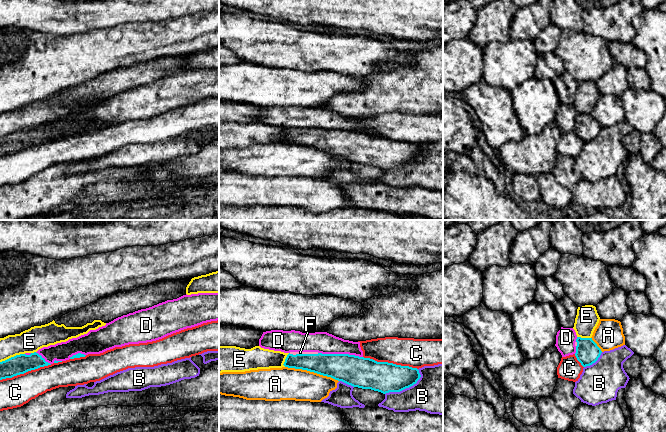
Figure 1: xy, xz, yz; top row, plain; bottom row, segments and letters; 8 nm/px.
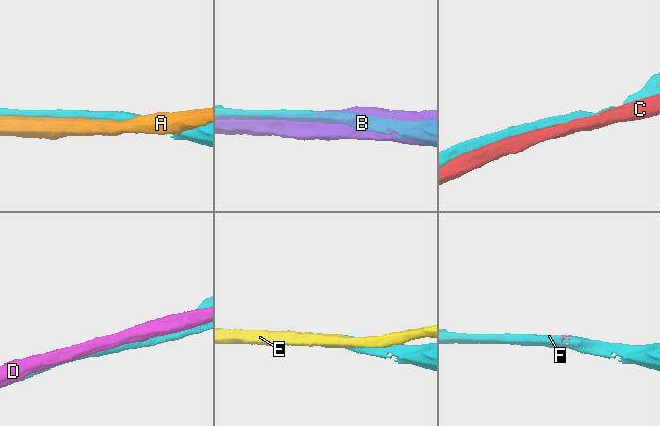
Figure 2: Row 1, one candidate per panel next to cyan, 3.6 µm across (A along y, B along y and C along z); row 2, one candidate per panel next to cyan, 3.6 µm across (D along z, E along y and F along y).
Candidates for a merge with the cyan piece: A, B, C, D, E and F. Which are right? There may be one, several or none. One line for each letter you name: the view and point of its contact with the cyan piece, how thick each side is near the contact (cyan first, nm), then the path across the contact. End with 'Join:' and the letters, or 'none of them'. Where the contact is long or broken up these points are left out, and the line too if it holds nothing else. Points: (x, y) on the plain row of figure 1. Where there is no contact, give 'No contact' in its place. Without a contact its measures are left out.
F: Touches cyan at xz (304, 130). Thickness 190 nm (cyan) against 30 nm
Join: F

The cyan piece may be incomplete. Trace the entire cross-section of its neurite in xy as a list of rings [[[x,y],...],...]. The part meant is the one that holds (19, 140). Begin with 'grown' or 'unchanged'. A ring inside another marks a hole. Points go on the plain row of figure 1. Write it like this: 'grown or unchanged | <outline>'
unchanged | [[[36,128],[31,129],[30,131],[16,131],[0,138],[0,156],[12,154],[48,141],[51,140],[46,138],[45,135]]]

